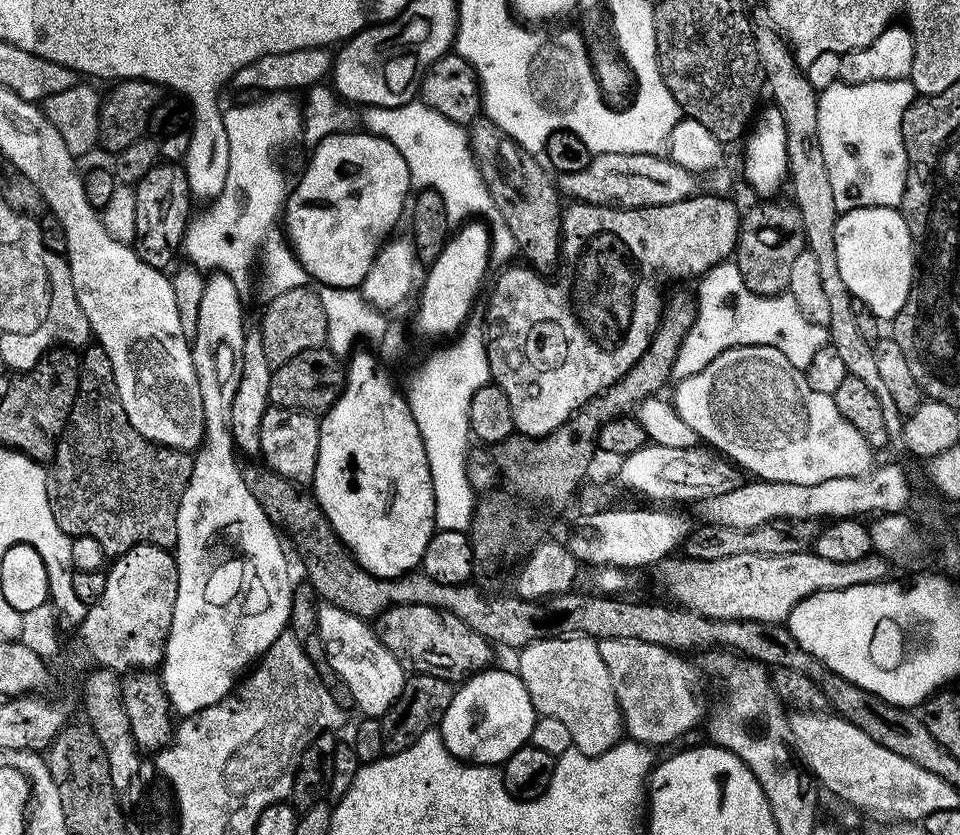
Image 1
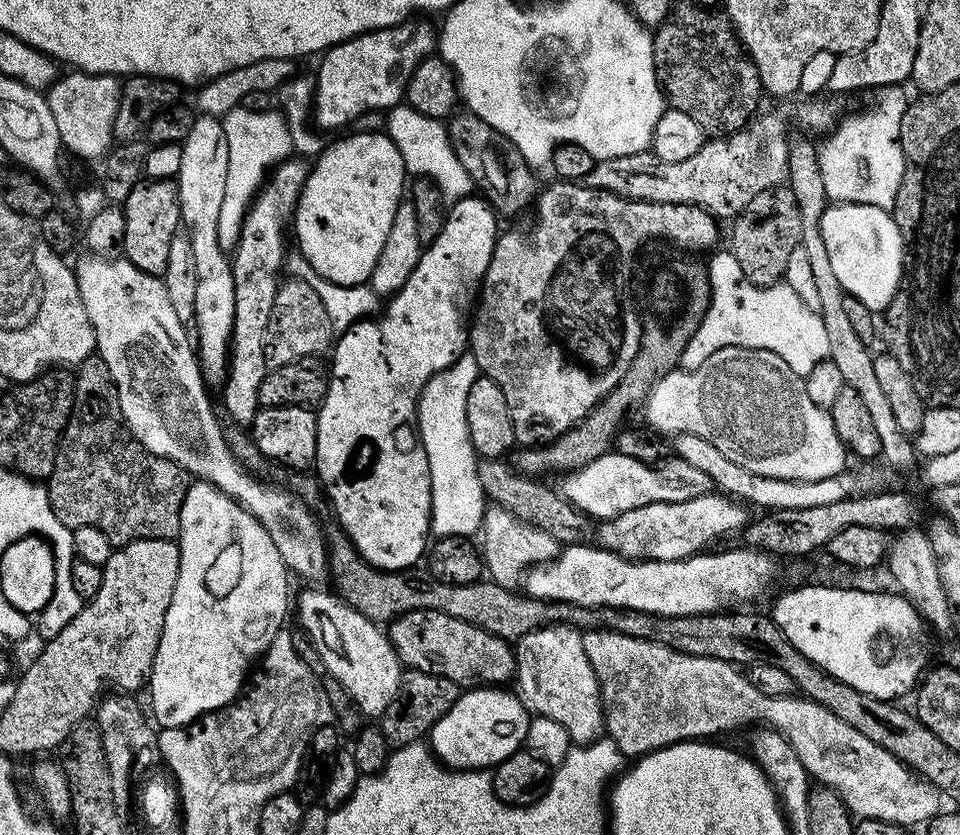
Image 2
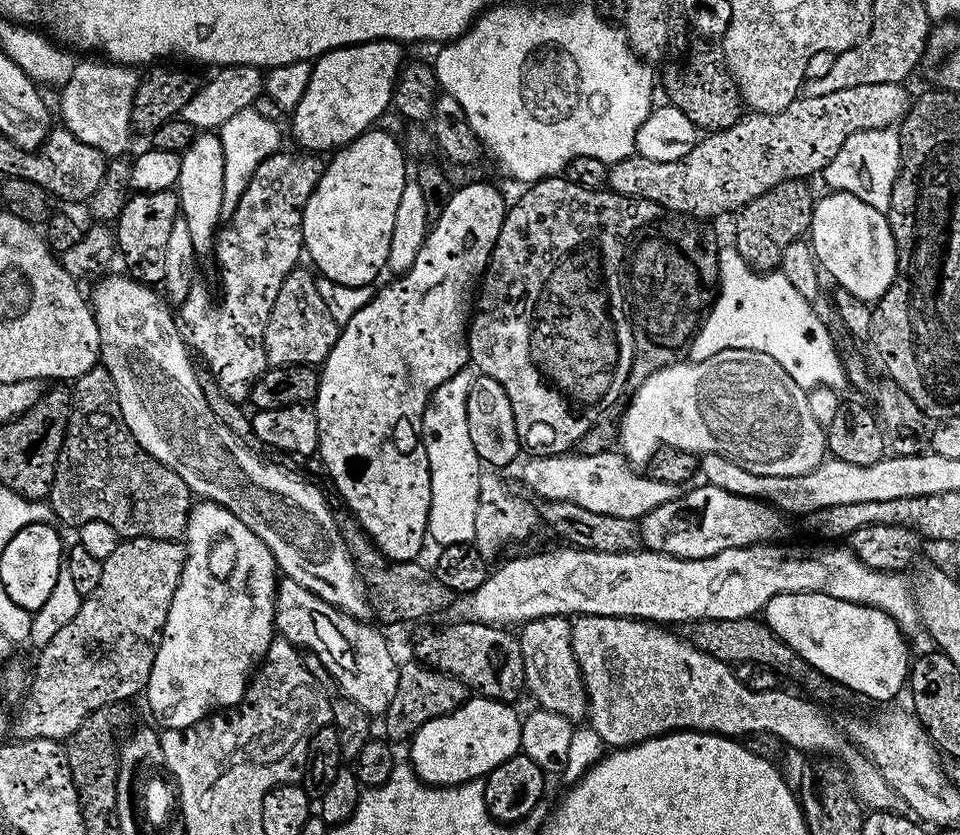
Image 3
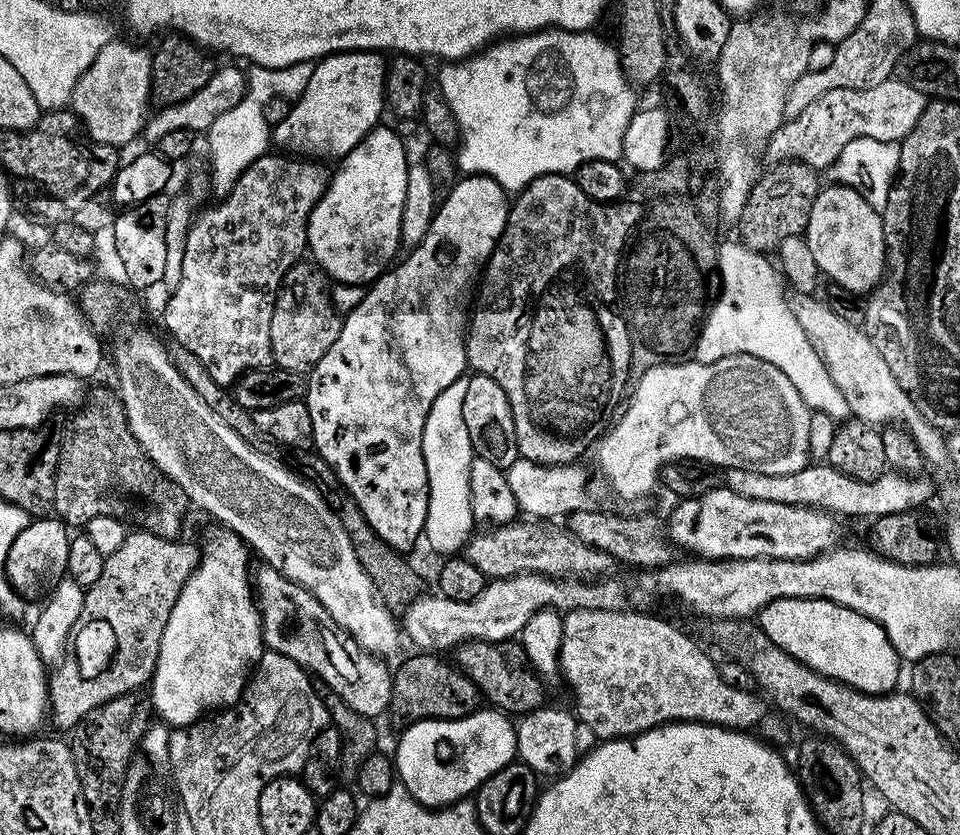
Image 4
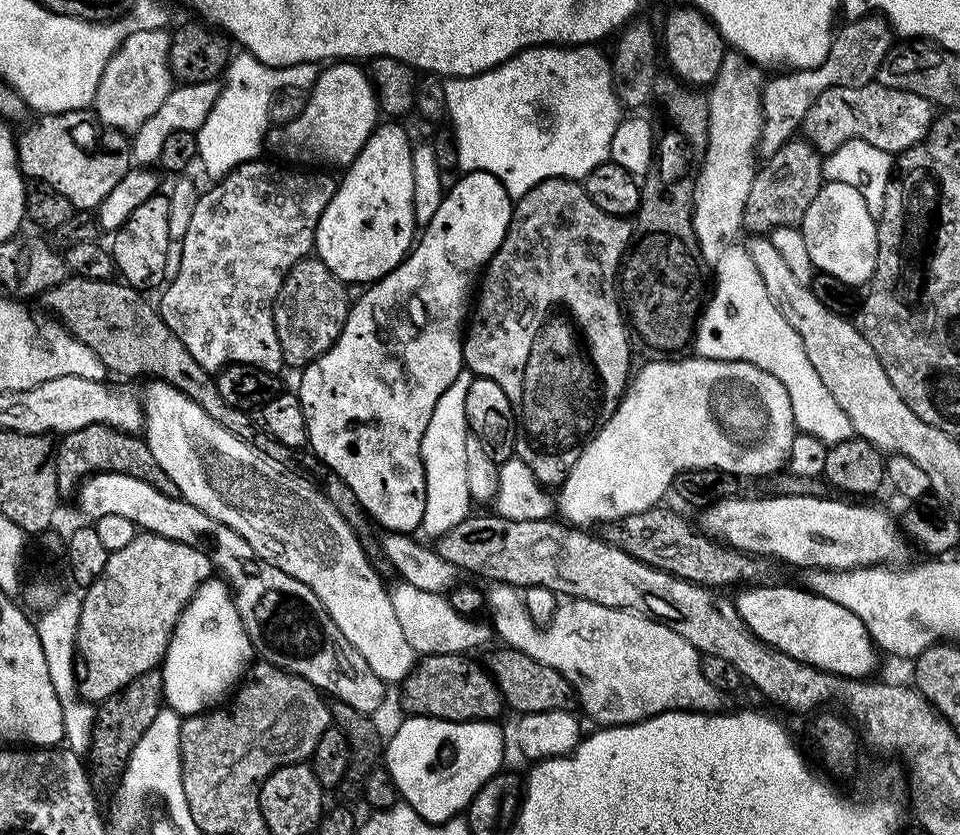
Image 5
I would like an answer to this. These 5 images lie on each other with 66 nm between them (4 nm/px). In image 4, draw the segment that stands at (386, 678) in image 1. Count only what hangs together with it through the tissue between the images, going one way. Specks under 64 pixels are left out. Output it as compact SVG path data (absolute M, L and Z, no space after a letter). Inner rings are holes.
M260 566L254 572L254 595L260 610L265 649L294 658L313 677L324 679L324 688L338 694L358 714L377 718L389 711L392 703L392 672L385 661L373 656L348 634L300 584L295 584L278 570Z

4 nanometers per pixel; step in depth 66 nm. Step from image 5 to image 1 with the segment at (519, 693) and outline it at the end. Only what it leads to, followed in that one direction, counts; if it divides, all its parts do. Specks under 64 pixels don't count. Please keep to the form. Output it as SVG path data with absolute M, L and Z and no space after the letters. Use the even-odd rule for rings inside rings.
M394 606L375 617L374 631L382 646L398 658L400 665L418 676L430 674L434 678L463 682L493 663L494 648L486 637L466 626L462 618L454 618L454 614L434 606Z

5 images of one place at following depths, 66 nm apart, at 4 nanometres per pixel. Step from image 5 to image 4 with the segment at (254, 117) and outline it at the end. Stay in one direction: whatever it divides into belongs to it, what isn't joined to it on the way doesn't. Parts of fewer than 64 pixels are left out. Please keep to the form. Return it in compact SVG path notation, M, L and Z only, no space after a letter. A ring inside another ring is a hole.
M252 94L245 95L244 99L238 102L238 106L234 106L230 110L226 110L226 114L222 114L208 127L206 133L208 139L208 160L212 163L212 184L210 180L210 188L217 193L217 197L223 198L226 193L234 186L234 182L238 182L238 178L247 168L251 166L260 156L265 155L270 148L270 126L264 117L264 105L258 99L255 100Z

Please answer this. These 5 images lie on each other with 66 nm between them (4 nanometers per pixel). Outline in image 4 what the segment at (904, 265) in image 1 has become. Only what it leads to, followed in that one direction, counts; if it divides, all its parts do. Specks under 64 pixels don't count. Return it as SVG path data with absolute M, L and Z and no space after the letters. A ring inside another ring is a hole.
M821 187L810 210L810 222L806 233L810 251L814 253L814 262L818 262L821 273L831 283L846 286L846 290L857 294L867 294L880 283L884 275L884 222L881 213L875 212L870 202L866 202L866 198L859 196L854 189L831 187Z

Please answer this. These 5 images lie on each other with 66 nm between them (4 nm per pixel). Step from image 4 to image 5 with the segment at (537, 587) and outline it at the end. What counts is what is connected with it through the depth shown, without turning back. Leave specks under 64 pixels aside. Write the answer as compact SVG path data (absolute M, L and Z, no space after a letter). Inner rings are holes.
M396 582L396 585L391 585L388 597L402 626L402 634L406 634L406 642L410 642L410 646L421 657L434 654L468 654L471 653L471 648L480 648L488 639L493 639L493 629L487 623L484 625L480 618L464 616L454 610L447 595L418 590L418 586Z

